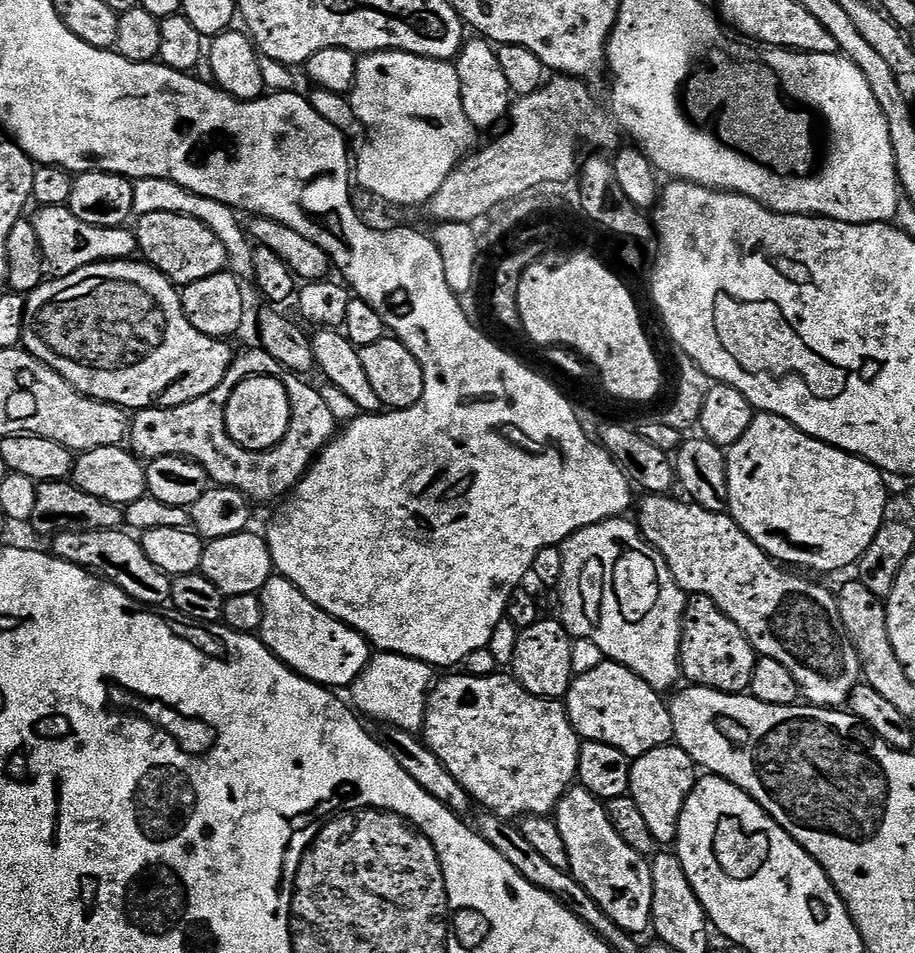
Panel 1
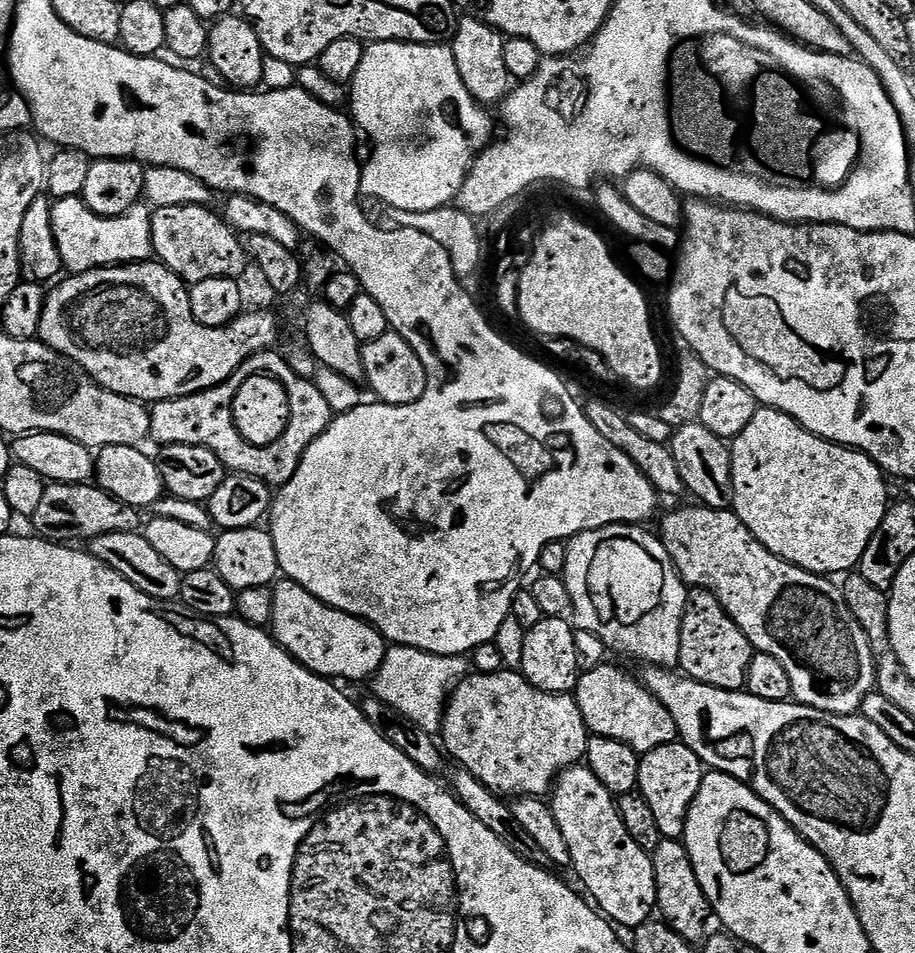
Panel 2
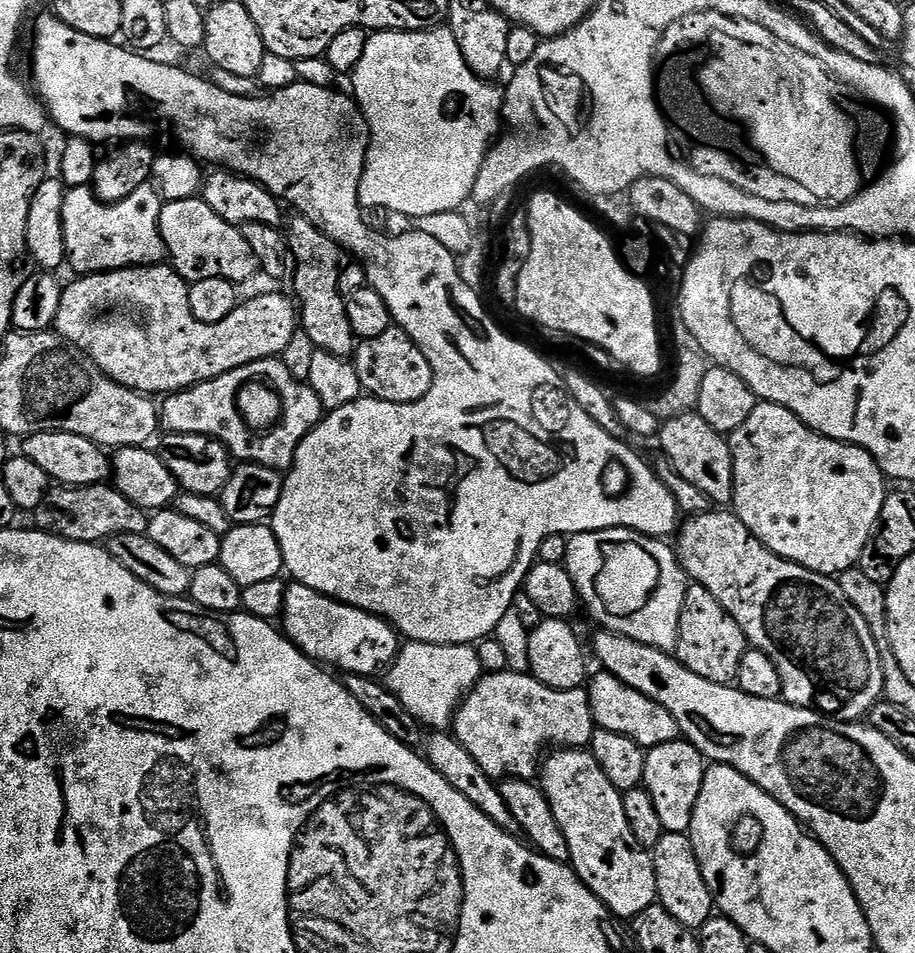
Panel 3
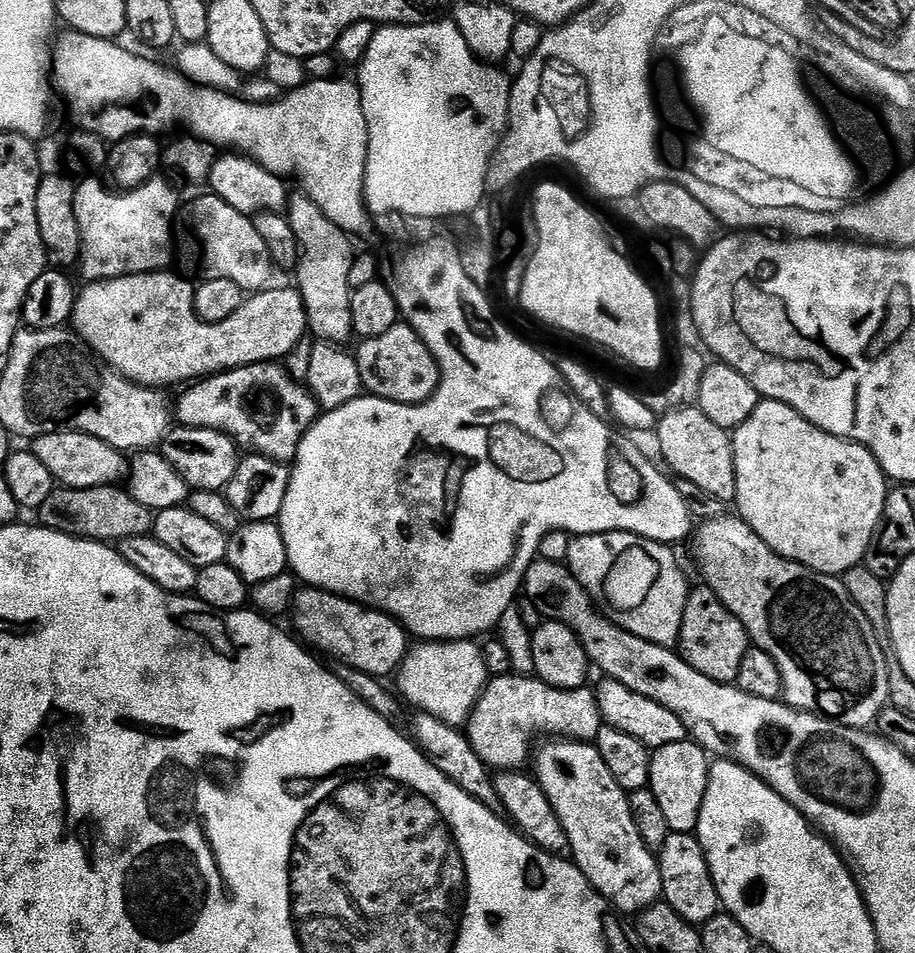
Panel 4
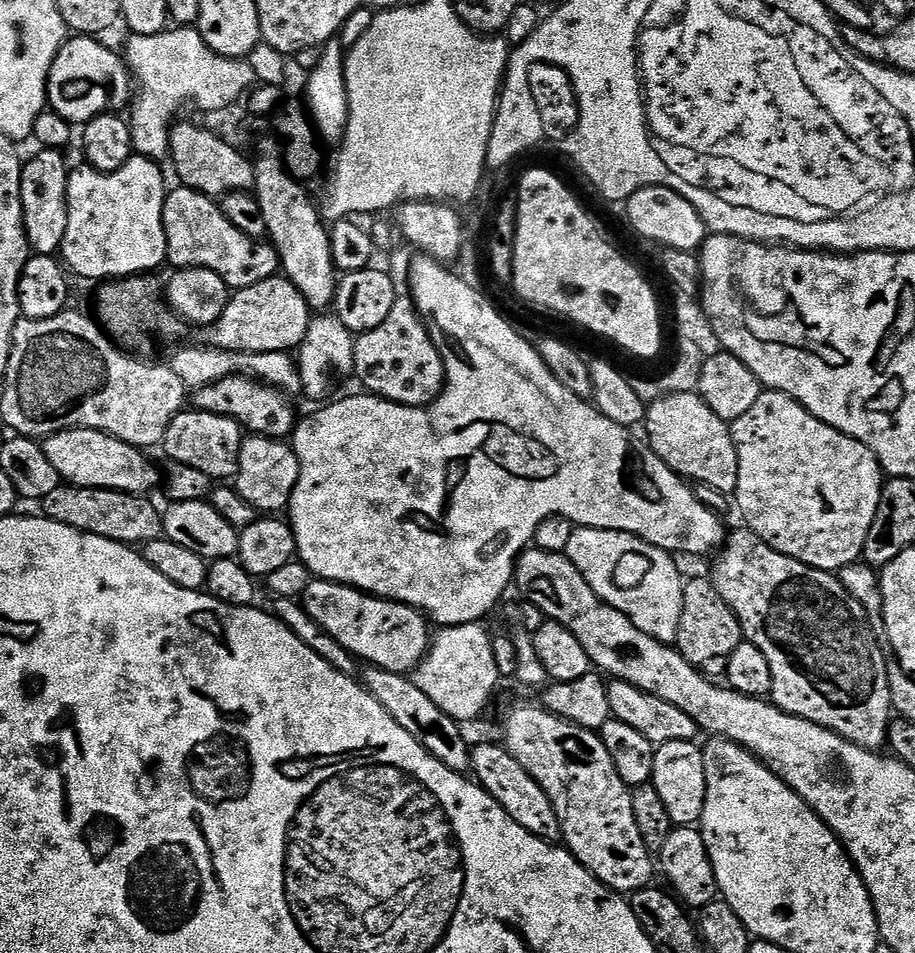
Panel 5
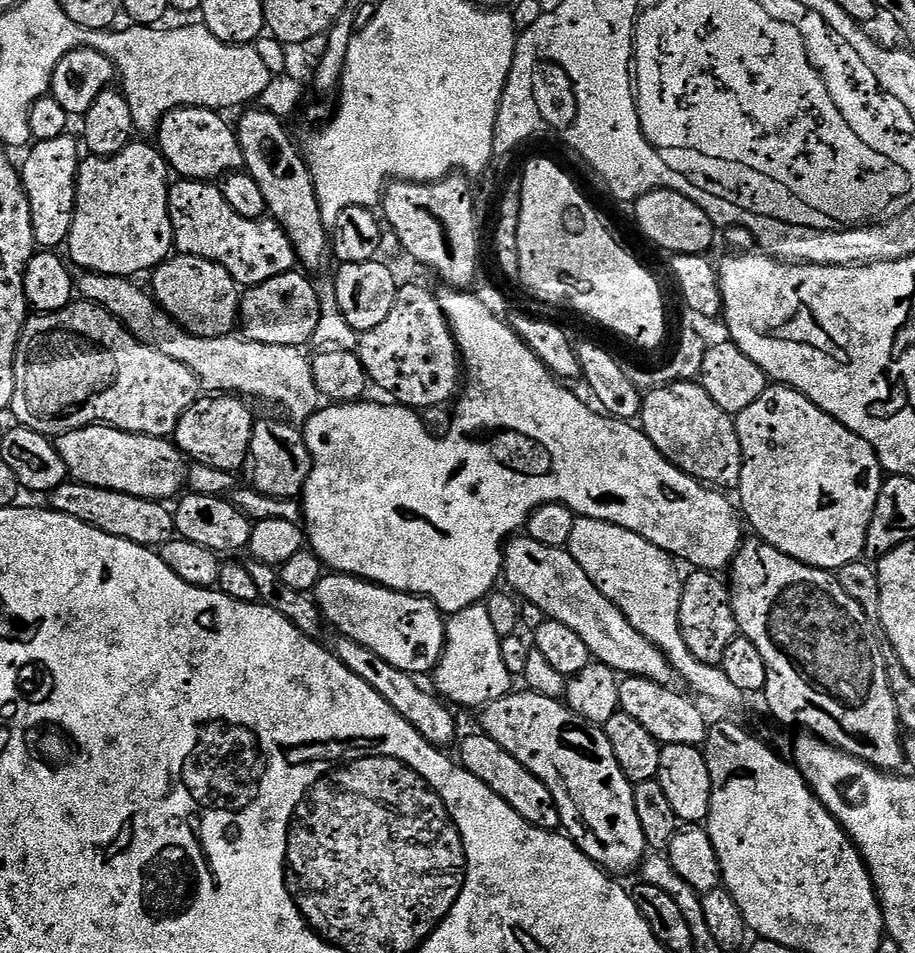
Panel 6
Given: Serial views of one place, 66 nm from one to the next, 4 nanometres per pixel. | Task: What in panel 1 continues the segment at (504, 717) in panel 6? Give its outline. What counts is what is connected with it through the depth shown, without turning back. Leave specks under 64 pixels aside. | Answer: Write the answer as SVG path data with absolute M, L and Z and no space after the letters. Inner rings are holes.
M573 786L565 792L556 804L554 819L558 831L562 833L562 842L566 842L566 854L570 854L568 872L598 902L598 906L622 930L630 934L644 932L652 928L652 907L654 906L654 882L651 881L651 863L638 855L626 842L622 842L622 834L614 830L614 822L610 822L610 814L605 801L599 800L590 790Z

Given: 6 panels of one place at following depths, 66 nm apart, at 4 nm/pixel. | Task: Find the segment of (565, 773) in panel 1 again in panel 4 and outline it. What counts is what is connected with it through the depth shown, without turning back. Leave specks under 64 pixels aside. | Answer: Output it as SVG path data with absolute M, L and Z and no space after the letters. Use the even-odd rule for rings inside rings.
M509 674L491 677L484 685L466 725L466 735L489 769L516 770L528 752L528 735L535 728L552 732L548 734L556 738L592 742L600 727L598 702L591 687L562 690L531 675Z

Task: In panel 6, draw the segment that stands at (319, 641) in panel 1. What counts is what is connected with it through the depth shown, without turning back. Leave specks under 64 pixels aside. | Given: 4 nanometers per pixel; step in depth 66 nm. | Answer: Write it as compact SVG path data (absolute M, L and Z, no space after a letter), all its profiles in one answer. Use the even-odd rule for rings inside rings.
M339 574L324 575L318 582L314 599L321 616L331 627L333 624L337 628L340 636L358 642L358 646L366 646L366 650L374 650L374 654L390 662L390 666L421 674L431 673L440 663L440 655L444 653L446 616L433 600L395 592L357 576Z

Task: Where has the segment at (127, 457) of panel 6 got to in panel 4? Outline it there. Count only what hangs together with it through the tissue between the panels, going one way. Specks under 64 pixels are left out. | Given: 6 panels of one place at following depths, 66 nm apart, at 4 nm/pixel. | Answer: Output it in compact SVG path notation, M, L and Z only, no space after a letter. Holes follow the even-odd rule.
M85 432L42 434L31 441L30 450L36 455L38 462L45 464L46 470L50 470L57 485L65 488L93 488L103 484L116 486L126 476L126 460L121 452Z

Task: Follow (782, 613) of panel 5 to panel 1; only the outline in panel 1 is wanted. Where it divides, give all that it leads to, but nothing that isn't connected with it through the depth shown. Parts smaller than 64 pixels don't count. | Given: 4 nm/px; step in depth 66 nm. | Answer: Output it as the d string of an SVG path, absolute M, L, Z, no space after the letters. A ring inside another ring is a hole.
M672 494L645 495L640 513L634 516L634 520L644 535L644 541L662 554L678 586L692 596L709 596L741 628L760 656L782 662L782 666L786 666L799 682L807 703L818 708L835 709L847 705L852 691L861 683L862 661L842 622L837 593L812 580L803 580L795 576L800 574L774 562L738 527L731 515L711 512L687 499L675 500L674 497Z

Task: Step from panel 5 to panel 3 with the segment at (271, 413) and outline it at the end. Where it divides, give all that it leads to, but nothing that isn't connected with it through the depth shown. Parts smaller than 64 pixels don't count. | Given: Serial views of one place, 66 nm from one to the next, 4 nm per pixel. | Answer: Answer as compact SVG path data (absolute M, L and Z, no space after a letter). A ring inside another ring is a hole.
M273 358L270 360L250 362L238 370L230 370L226 374L222 374L213 380L196 384L192 388L184 388L181 392L175 394L165 395L163 397L164 404L162 400L162 407L160 408L160 419L163 427L167 429L169 433L176 433L178 435L204 435L220 440L228 449L231 459L236 462L261 464L267 468L275 468L277 470L287 470L291 468L292 464L296 461L298 446L319 426L320 421L323 420L326 415L326 409L310 384L301 379L301 377L300 381L282 361L283 359ZM248 383L267 384L279 392L283 415L280 418L278 427L275 430L269 431L267 434L257 434L255 431L252 431L239 412L239 404L236 400L239 398L239 391L242 390L243 387L246 387Z

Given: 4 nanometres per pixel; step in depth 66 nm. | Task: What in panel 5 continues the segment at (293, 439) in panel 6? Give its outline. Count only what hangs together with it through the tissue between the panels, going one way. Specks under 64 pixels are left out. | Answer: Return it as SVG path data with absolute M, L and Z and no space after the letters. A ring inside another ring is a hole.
M248 434L243 437L240 461L234 477L237 494L246 498L260 514L280 514L287 509L298 482L300 459L291 443L271 436Z

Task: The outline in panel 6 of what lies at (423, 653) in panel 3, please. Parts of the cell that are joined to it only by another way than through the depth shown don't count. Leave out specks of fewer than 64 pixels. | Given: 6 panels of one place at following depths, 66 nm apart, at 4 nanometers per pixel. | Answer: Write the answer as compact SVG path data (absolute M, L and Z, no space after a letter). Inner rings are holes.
M481 602L461 612L451 613L444 633L444 653L440 655L440 663L434 669L434 677L436 676L435 691L449 705L461 704L464 708L476 708L475 710L483 710L490 702L501 700L503 696L509 695L514 688L512 685L514 684L514 677L506 668L506 661L502 658L501 639L501 633L497 632L488 613L487 603Z

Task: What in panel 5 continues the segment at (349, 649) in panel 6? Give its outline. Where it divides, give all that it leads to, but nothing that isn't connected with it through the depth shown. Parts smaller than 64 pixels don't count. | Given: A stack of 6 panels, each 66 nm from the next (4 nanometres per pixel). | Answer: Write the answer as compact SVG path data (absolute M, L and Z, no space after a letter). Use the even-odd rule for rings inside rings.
M371 666L363 670L365 671L362 677L364 687L384 707L386 714L390 714L390 718L394 718L394 722L398 722L398 726L406 730L406 734L413 736L431 756L438 758L442 766L461 774L471 769L472 748L464 737L463 730L460 729L463 728L461 721L450 718L446 710L441 710L426 694L422 694L422 690L418 690L416 683L405 673Z

